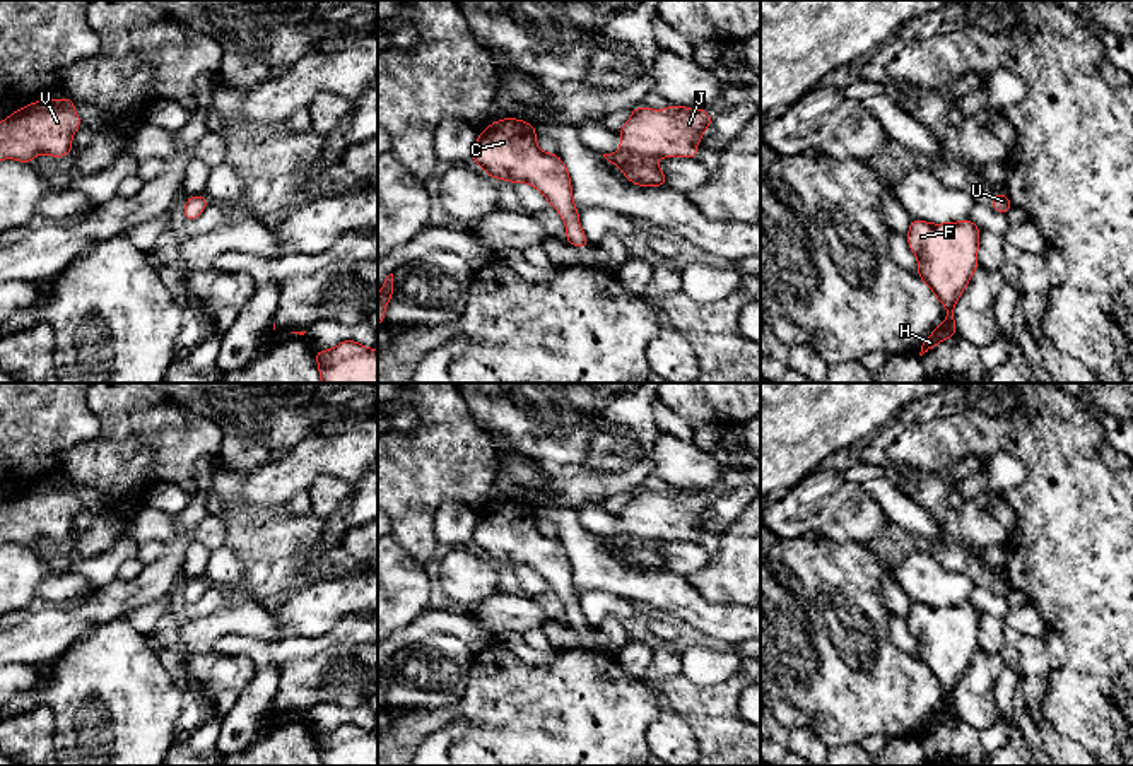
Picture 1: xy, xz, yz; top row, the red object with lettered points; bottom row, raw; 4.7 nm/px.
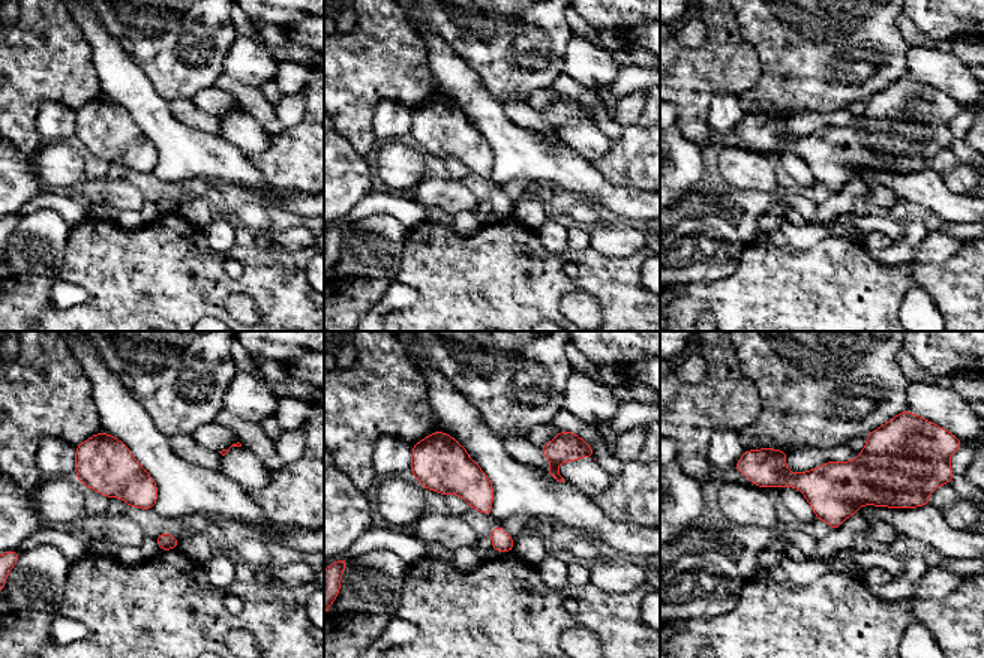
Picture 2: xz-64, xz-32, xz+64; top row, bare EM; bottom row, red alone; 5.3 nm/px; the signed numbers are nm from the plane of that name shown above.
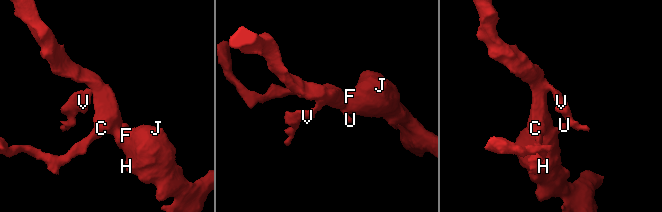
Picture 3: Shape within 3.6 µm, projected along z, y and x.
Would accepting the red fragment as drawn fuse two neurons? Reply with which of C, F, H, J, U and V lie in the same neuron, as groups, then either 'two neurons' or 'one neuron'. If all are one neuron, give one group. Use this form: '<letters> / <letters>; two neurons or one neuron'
C F H J U V; one neuron

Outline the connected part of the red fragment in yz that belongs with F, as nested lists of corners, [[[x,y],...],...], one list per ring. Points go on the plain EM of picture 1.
[[[969,600],[943,607],[913,602],[909,607],[906,621],[918,643],[918,660],[947,691],[947,701],[923,725],[919,739],[959,715],[954,692],[972,657],[979,651],[979,617],[981,612]]]

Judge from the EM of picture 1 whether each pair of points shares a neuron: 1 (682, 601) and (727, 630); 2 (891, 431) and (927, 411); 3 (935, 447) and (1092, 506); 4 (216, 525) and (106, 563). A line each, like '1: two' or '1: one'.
1: one
2: one
3: one
4: two

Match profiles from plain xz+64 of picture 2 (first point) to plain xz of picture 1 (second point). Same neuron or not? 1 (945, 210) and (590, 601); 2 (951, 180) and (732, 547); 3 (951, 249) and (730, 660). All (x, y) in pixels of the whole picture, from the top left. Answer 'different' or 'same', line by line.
1: different
2: same
3: same

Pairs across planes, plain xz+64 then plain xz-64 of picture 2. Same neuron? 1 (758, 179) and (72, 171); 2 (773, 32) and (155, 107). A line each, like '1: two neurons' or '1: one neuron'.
1: one neuron
2: two neurons

